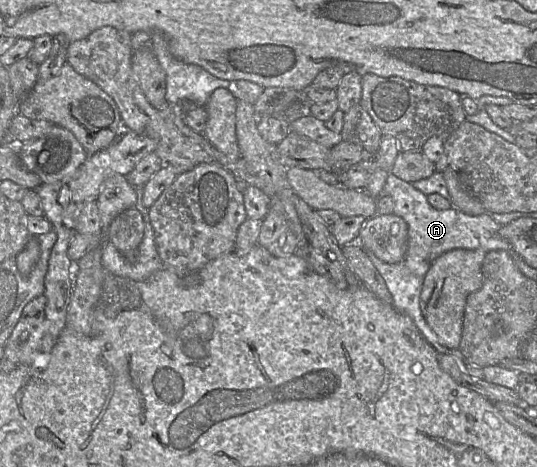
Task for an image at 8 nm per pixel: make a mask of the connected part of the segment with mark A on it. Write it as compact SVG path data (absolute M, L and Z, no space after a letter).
M391 173L383 193L394 200L393 214L403 218L408 224L408 249L404 263L413 274L419 275L423 280L432 262L447 251L482 249L487 253L492 250L513 250L511 244L499 236L498 231L502 225L490 213L470 216L455 208L438 210L430 205L427 195Z

